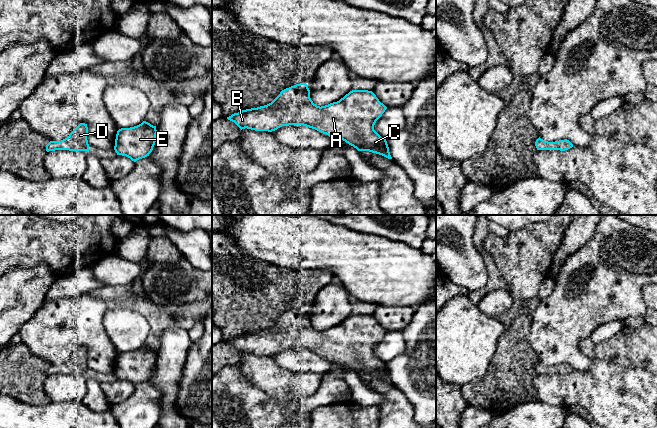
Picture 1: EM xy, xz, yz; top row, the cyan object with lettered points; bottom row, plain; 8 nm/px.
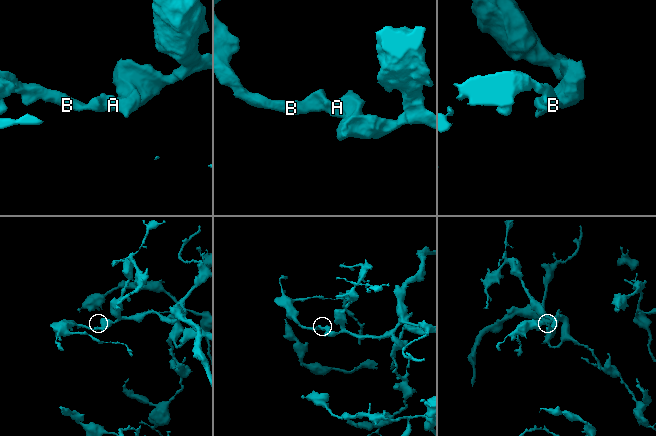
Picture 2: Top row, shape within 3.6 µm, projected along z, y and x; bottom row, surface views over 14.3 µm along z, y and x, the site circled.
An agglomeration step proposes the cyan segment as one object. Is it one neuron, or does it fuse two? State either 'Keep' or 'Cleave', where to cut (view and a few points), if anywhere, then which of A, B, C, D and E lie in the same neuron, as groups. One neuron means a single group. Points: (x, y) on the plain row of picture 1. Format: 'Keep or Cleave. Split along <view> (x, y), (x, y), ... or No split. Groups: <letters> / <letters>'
Keep. No split. Groups: A B C D E

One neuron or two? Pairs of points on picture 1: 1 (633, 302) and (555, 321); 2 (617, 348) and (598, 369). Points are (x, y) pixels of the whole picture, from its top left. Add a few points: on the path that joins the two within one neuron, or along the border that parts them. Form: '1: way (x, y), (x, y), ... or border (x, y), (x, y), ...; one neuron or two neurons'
1: way (614, 304), (578, 305), (574, 309); one neuron
2: border (594, 345), (594, 354), (597, 357), (628, 367); two neurons

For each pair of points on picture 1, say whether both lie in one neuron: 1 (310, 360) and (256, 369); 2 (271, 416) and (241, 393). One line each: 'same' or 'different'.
1: different
2: same

